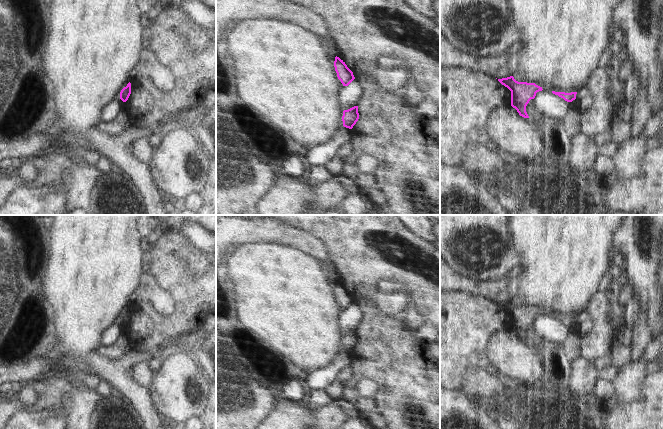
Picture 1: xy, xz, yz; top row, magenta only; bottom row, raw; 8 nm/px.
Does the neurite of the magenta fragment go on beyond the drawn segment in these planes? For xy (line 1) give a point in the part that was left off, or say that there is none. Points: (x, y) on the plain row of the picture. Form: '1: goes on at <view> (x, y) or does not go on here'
1: does not go on here

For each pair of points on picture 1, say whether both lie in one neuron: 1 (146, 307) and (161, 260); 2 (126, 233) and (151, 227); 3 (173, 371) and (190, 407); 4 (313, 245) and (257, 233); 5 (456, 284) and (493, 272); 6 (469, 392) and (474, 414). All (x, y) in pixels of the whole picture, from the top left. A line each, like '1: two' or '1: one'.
1: one
2: two
3: one
4: one
5: two
6: two

